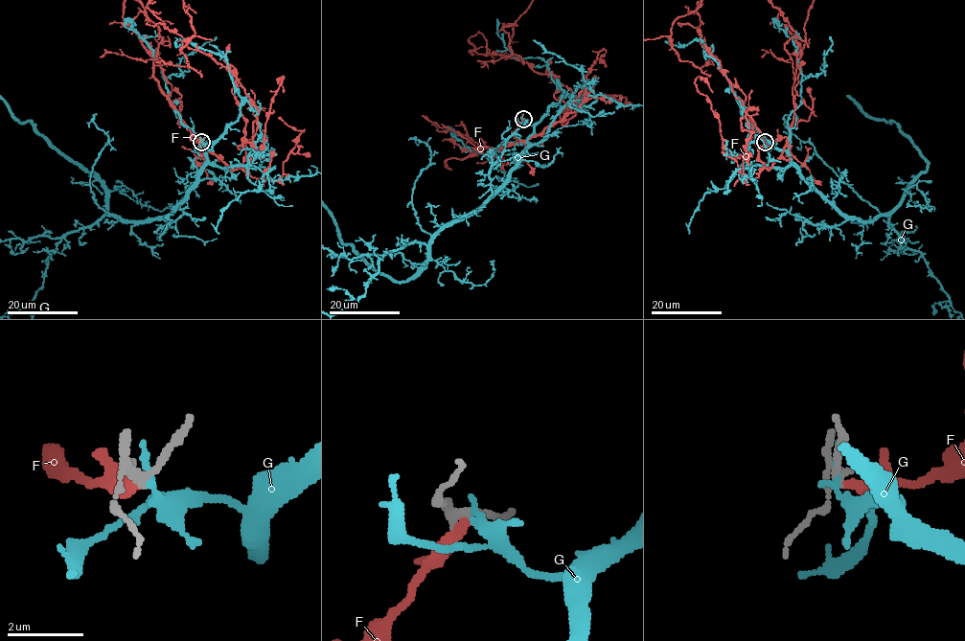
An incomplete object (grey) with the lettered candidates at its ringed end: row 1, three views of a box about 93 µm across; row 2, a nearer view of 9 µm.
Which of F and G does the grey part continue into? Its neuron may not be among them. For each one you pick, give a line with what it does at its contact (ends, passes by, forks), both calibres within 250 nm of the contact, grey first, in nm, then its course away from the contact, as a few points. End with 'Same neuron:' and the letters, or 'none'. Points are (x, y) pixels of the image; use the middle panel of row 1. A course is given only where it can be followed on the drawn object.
F: it ends; calibres 200 and 360 nm; course (523, 120), (519, 141), (564, 119), (558, 80), (470, 52), (495, 63), (516, 25), (512, 54), (481, 66)
Same neuron: F

